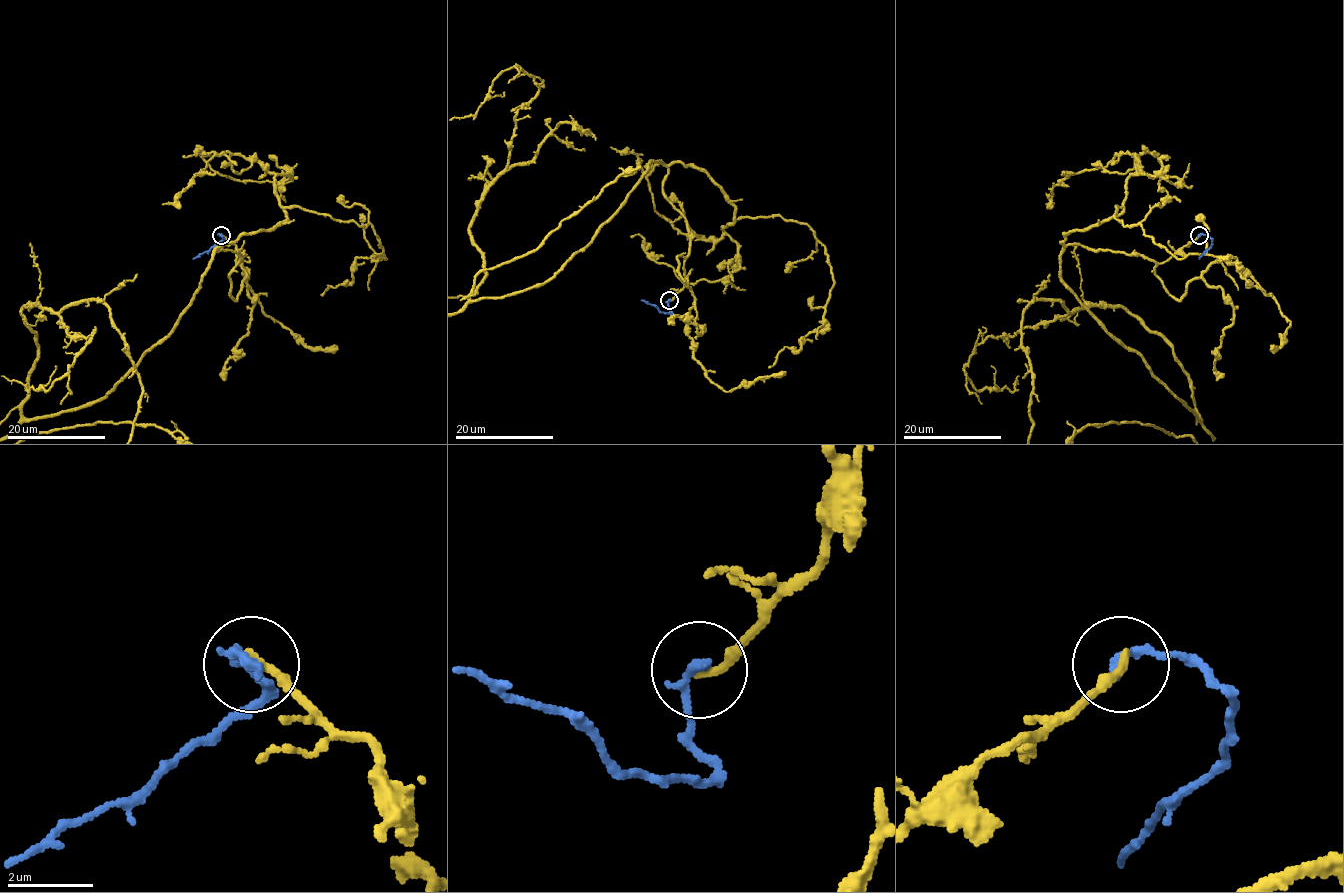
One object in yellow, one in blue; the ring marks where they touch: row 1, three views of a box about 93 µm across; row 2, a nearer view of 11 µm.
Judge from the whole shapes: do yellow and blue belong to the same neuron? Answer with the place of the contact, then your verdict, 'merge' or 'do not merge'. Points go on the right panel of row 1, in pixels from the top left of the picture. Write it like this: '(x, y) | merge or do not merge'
(1199, 235) | do not merge

